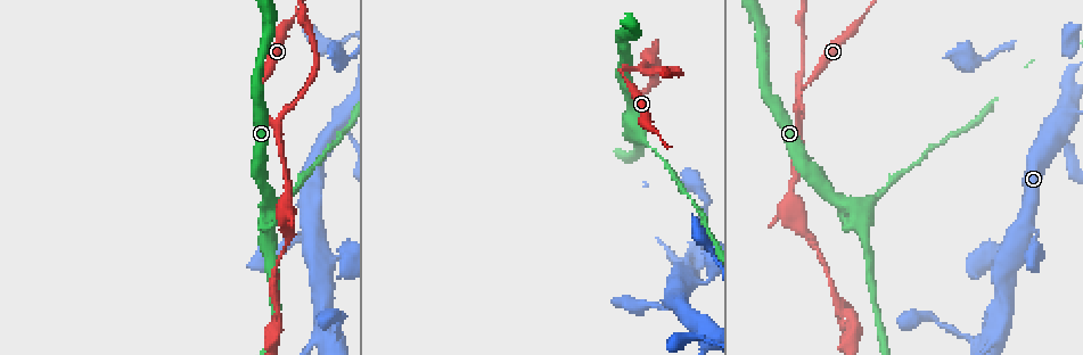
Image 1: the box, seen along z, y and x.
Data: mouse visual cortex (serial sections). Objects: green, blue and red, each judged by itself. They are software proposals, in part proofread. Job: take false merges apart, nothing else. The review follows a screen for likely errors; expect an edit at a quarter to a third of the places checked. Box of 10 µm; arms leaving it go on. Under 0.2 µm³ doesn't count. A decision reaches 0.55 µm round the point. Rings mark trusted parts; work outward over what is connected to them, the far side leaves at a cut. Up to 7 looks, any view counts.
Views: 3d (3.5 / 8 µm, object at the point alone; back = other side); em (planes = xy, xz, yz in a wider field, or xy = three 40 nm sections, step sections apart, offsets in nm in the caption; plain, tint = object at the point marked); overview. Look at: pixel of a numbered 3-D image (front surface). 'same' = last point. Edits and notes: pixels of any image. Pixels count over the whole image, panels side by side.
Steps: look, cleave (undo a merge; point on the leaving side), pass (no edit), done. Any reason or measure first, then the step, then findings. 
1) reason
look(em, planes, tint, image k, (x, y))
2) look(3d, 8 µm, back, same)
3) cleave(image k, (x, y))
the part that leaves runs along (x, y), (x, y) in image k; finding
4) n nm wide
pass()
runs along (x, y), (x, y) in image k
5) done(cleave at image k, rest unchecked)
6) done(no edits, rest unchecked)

sharp bend
look(3d, 3.5 µm, image 1, (797, 124))

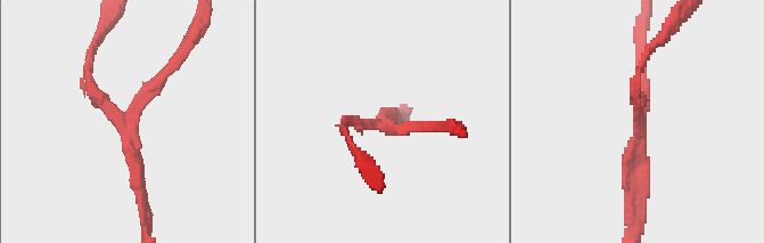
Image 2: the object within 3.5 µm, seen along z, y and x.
look(em, xy, step 5, tint, image 2, (376, 125))

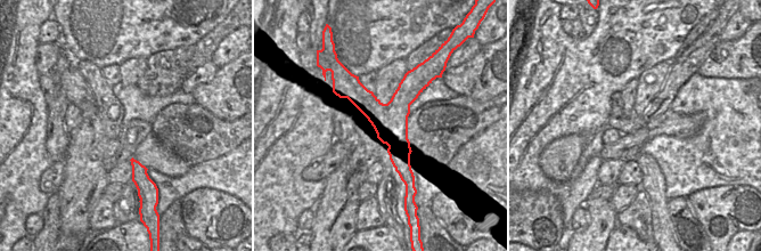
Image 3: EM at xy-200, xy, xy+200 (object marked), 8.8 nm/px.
cleave(image 2, (133, 176))
the part that leaves runs along (130, 130), (145, 225) in image 2; two cells meet here

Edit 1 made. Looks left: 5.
look(overview)

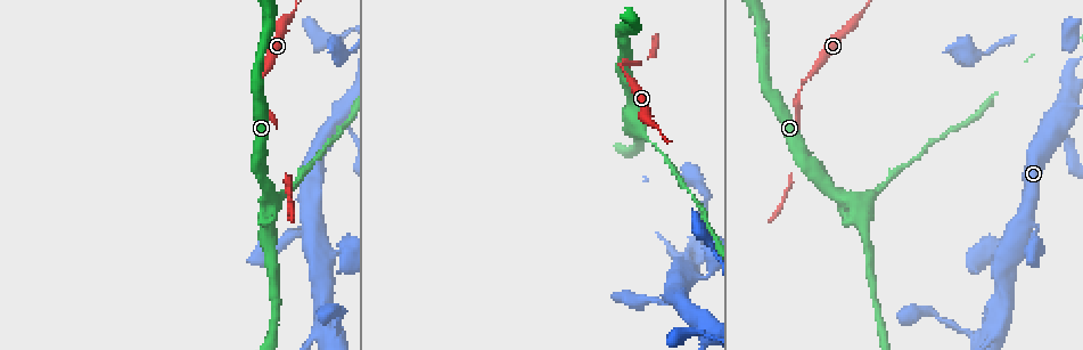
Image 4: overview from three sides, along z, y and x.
look(3d, 3.5 µm, image 4, (277, 198))

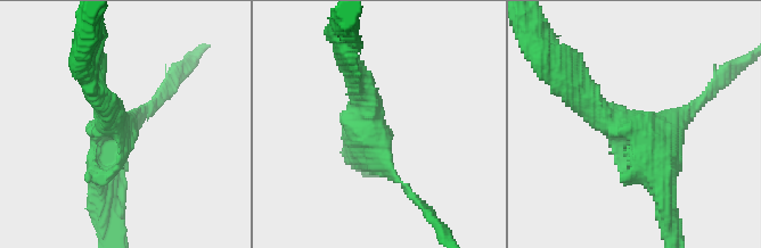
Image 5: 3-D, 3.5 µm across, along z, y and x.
look(em, planes, tint, image 5, (655, 131))

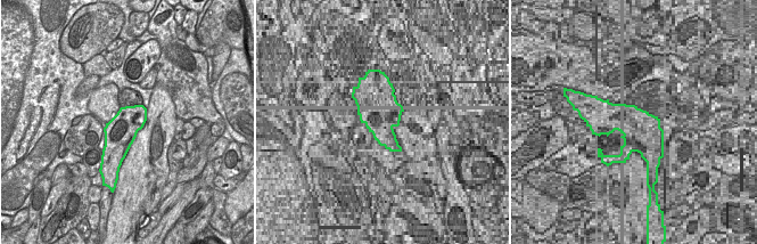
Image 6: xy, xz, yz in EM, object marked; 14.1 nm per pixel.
pass()
runs along (587, 105), (654, 130), (665, 199) in image 5; all the same cell

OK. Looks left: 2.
done(cleave at image 2, rest unchecked)

